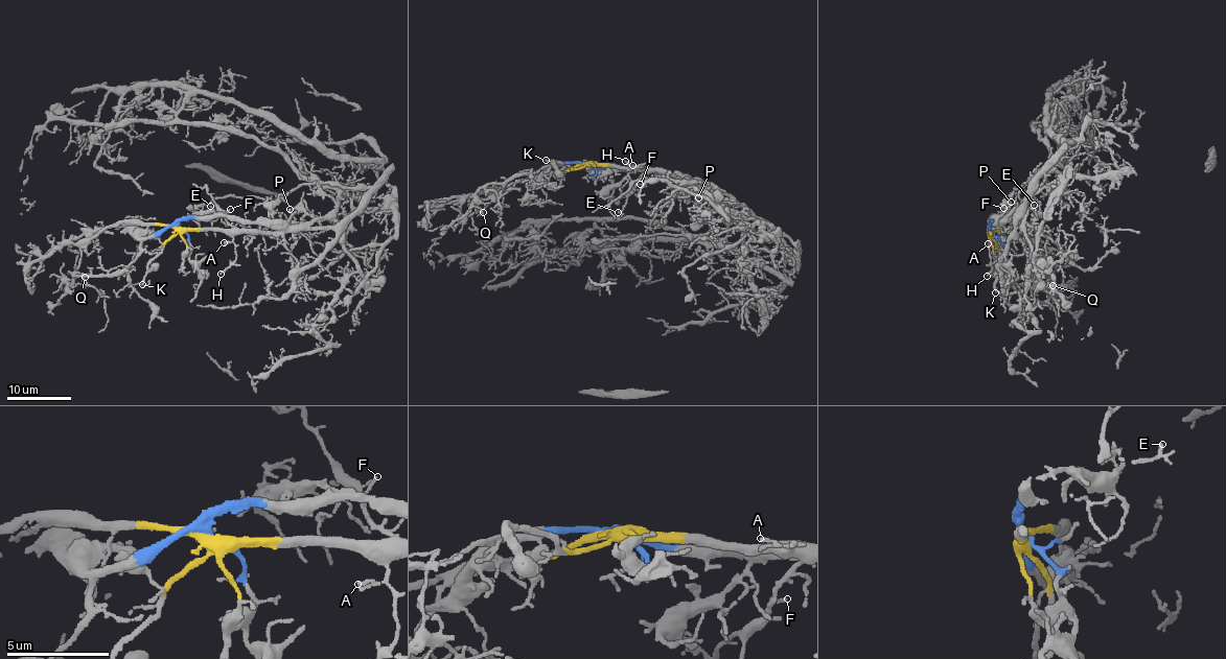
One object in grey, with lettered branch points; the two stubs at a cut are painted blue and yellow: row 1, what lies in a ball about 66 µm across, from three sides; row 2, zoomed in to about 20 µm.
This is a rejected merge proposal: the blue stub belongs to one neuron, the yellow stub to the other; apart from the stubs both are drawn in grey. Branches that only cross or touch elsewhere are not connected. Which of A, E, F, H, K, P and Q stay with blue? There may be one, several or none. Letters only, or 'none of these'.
P, Q

